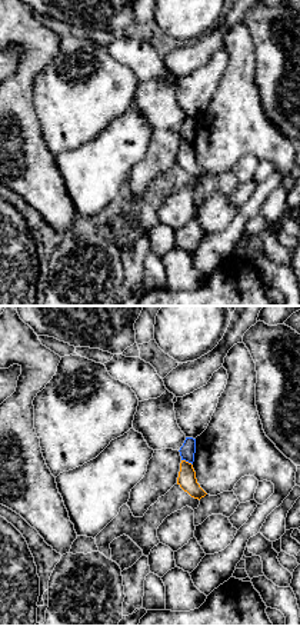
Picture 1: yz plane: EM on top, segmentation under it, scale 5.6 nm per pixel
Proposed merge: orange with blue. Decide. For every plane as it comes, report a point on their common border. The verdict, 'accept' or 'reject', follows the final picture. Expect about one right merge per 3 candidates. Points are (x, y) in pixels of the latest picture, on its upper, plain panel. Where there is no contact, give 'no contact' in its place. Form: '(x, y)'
(187, 142)

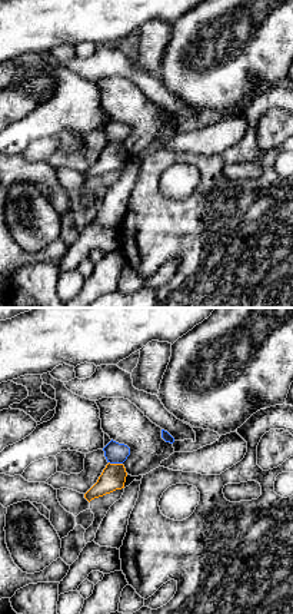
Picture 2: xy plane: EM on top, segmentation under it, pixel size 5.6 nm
(116, 143)

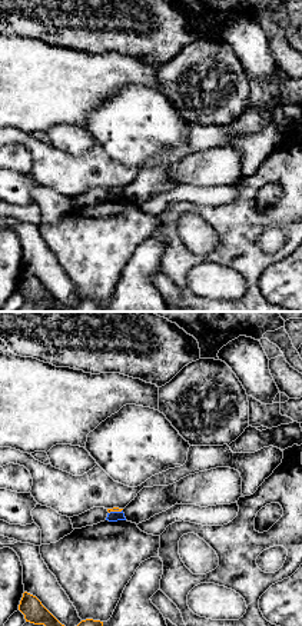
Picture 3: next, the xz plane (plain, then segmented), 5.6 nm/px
(115, 190)

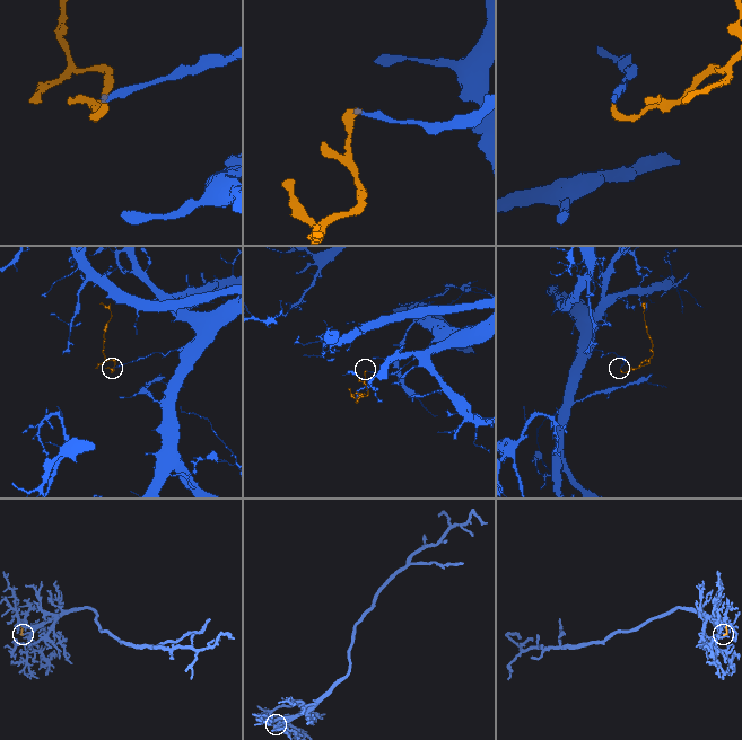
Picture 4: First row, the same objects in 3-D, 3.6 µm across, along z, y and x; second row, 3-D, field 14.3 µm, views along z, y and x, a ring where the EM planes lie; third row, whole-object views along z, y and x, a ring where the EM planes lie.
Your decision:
reject

